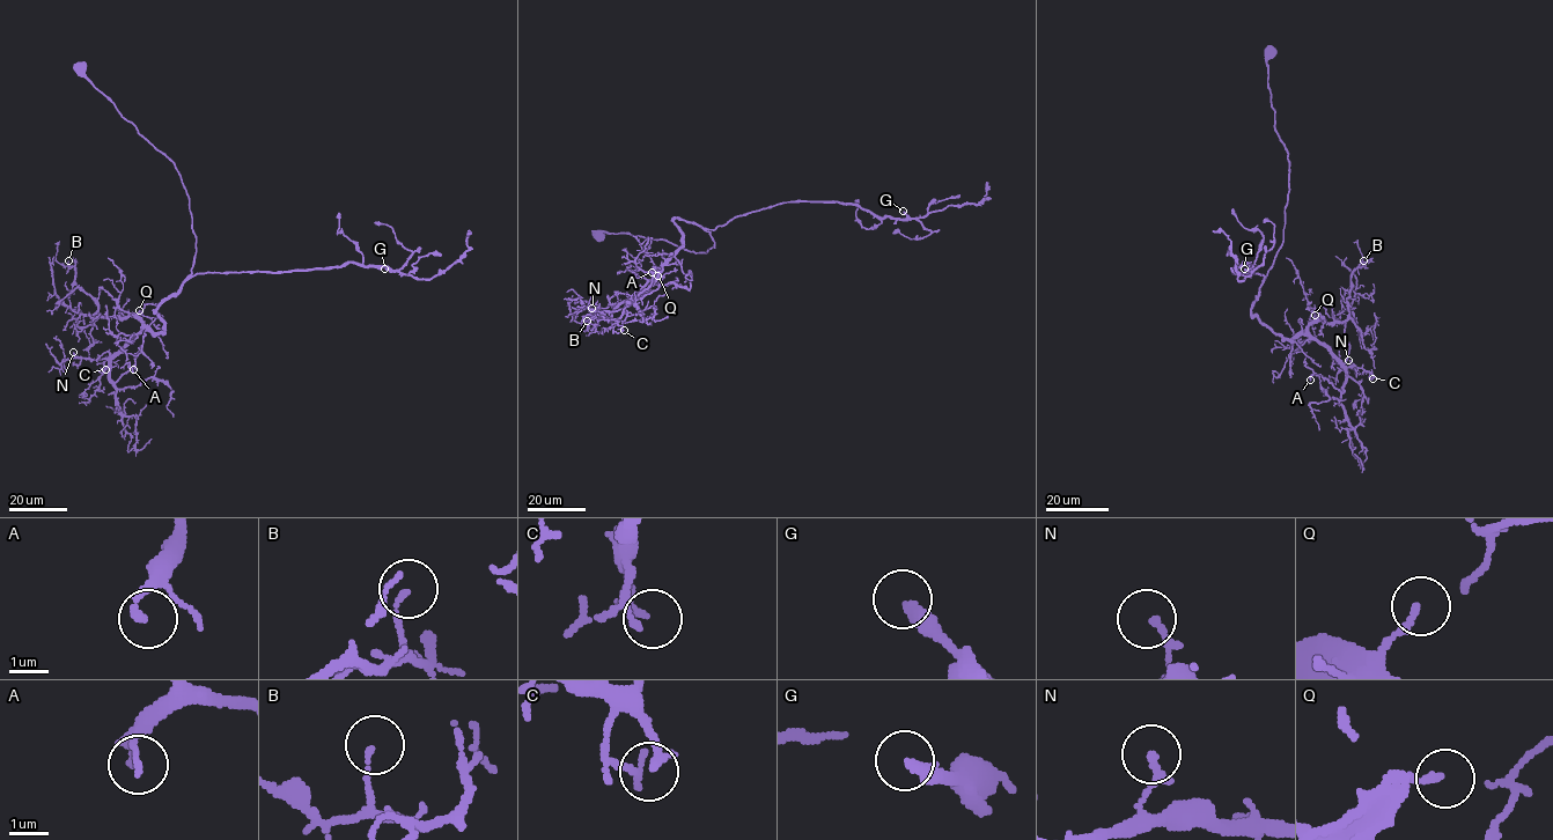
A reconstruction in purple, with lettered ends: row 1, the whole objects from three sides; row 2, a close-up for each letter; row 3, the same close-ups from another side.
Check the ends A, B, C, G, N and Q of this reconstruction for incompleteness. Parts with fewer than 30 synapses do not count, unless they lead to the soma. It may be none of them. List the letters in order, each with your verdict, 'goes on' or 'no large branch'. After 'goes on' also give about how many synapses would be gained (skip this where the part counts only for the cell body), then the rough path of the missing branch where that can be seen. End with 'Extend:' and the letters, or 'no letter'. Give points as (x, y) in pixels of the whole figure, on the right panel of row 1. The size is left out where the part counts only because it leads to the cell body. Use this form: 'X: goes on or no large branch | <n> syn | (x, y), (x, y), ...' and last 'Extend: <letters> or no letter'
A: no large branch
B: no large branch
C: no large branch
G: goes on | 35 syn | (1244, 269), (1231, 269), (1228, 263), (1223, 234)
N: no large branch
Q: no large branch
Extend: G

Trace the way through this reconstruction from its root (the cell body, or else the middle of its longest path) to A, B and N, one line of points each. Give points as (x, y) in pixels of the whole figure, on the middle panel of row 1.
A: (600, 234), (706, 252), (714, 247), (709, 233), (676, 218), (682, 245), (628, 304), (652, 272)
B: (600, 234), (714, 247), (709, 233), (676, 218), (682, 245), (638, 293), (587, 321)
N: (600, 234), (714, 247), (709, 233), (676, 218), (682, 245), (657, 278), (620, 309), (591, 308)

